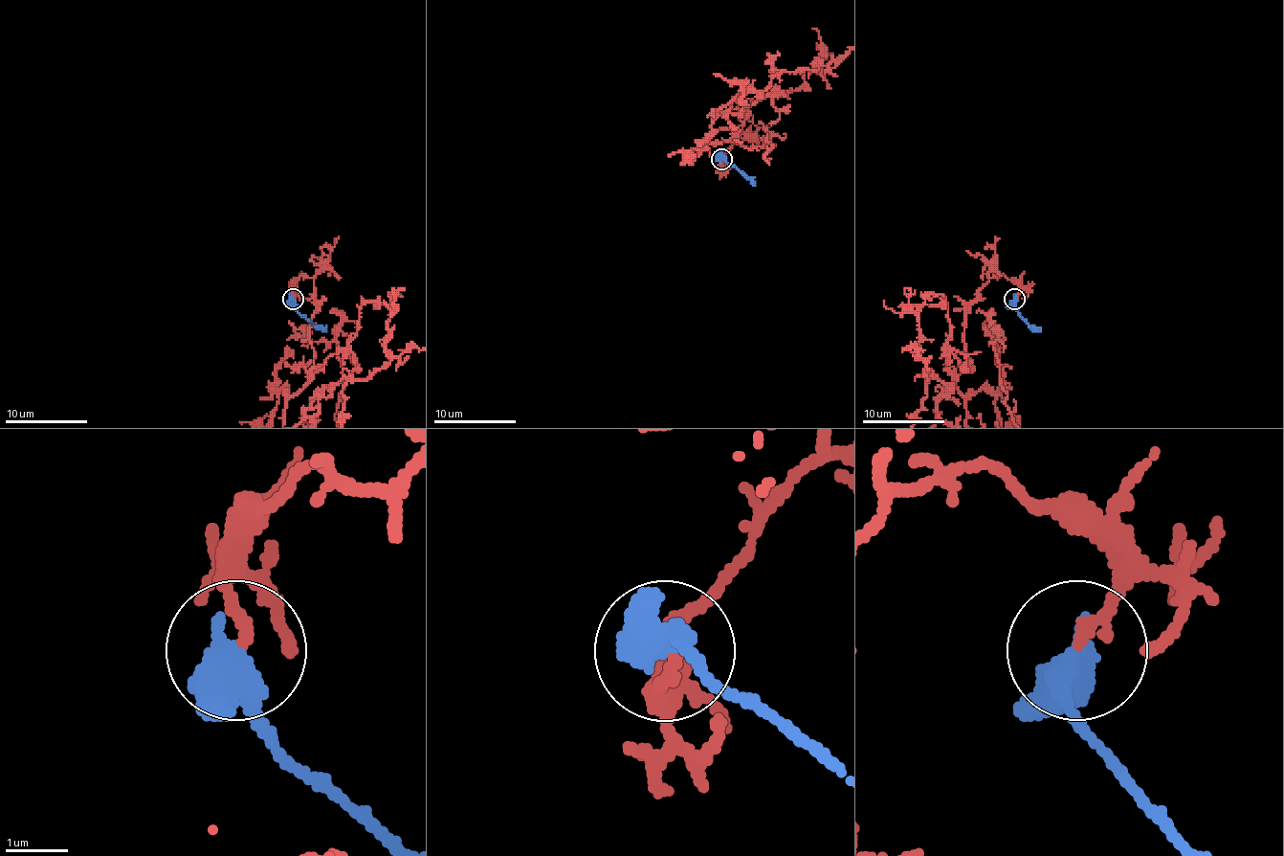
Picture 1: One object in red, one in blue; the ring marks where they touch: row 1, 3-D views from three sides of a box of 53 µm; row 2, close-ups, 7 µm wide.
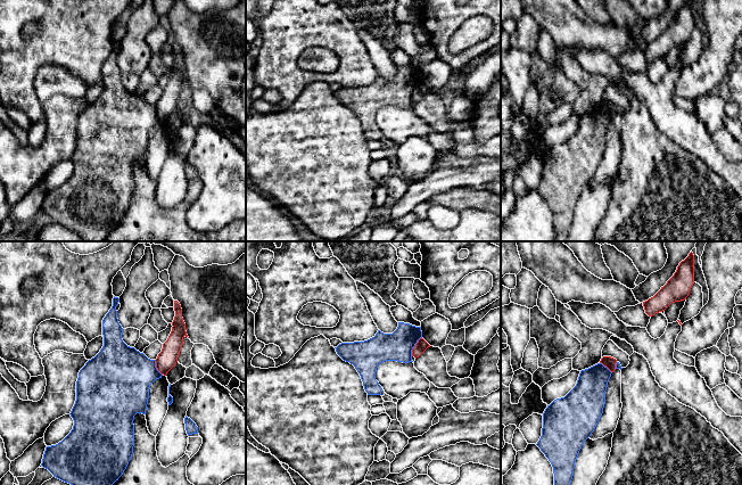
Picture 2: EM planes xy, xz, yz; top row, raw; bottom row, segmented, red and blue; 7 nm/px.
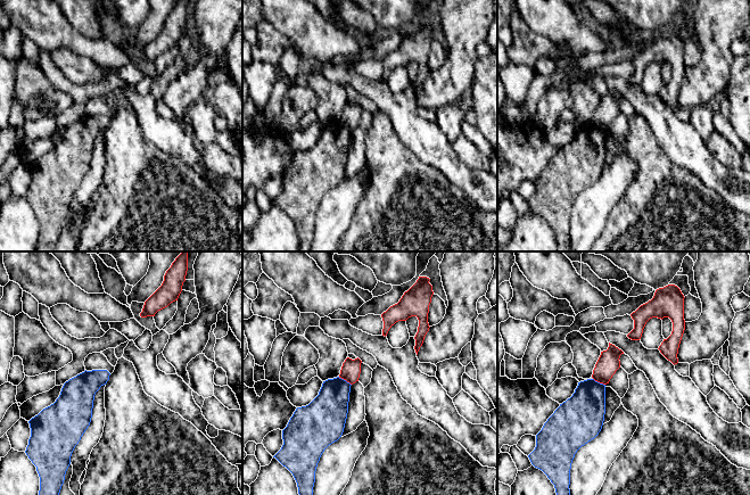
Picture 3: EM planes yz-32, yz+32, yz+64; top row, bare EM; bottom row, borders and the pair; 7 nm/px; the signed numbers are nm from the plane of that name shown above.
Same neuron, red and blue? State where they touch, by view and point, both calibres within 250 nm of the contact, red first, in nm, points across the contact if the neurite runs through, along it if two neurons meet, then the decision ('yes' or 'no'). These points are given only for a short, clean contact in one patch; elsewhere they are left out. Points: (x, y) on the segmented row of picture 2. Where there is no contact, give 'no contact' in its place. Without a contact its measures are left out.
contact xz (414, 346); calibres 80 and 200 nm; border xz (421, 337), (413, 347), (411, 355); no

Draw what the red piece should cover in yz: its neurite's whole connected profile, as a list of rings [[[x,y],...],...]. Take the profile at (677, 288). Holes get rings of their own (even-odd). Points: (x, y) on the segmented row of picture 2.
[[[694,255],[689,256],[679,263],[674,276],[651,298],[643,302],[645,313],[649,317],[665,311],[671,303],[686,299],[694,283]]]

